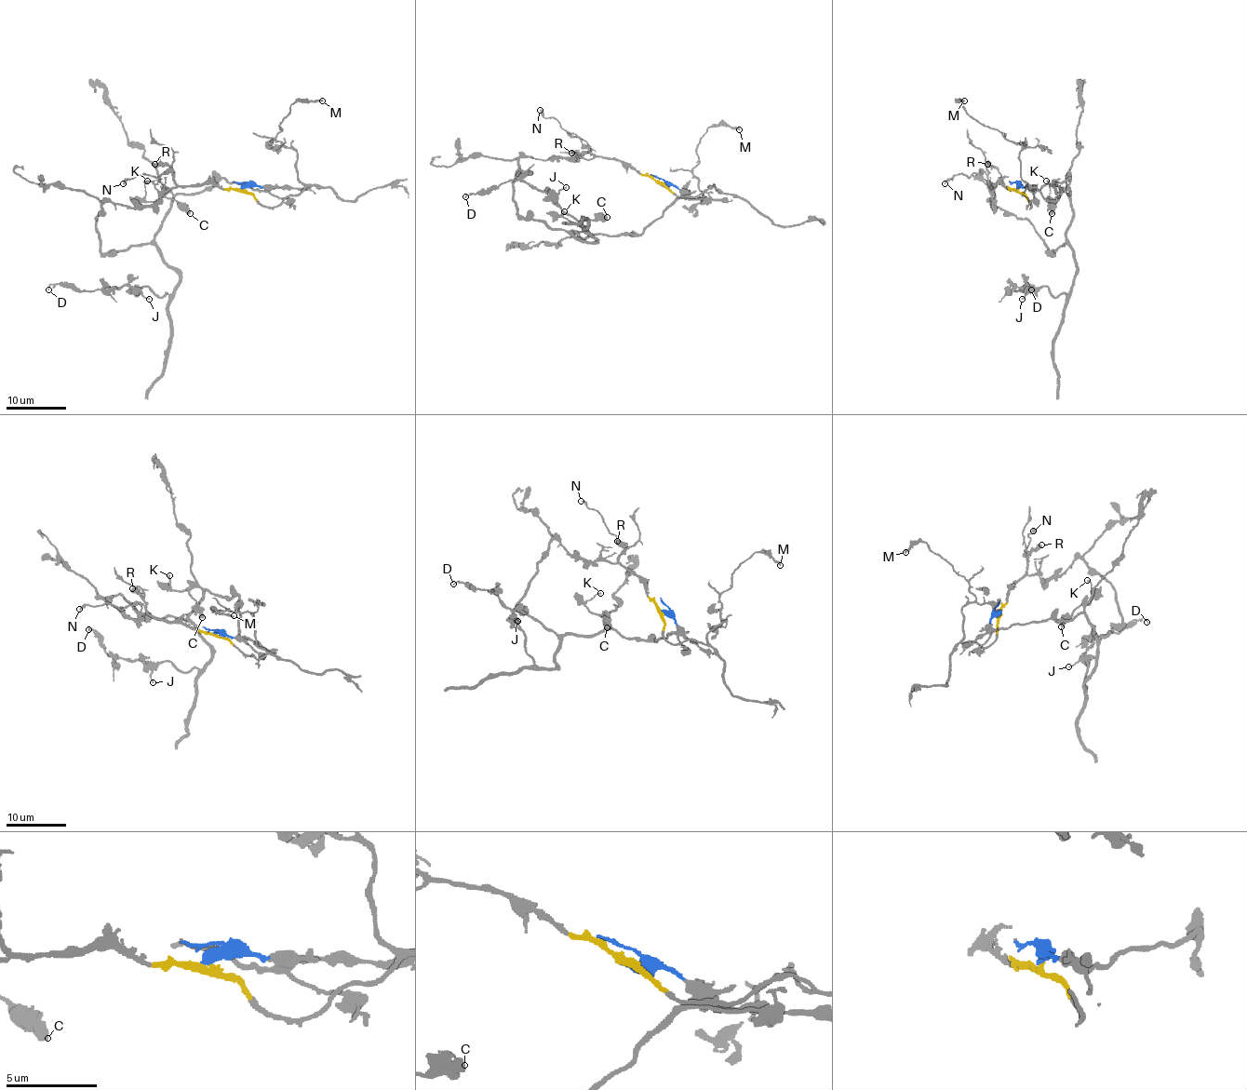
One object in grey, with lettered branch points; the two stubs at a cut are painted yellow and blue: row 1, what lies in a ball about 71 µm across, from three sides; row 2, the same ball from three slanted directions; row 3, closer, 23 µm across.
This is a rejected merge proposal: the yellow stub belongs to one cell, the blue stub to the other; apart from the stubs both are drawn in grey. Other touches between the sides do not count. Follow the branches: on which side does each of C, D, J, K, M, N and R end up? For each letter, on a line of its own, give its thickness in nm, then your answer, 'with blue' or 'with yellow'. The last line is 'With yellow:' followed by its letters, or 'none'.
C: 550 nm thick; with blue
D: 140 nm thick; with blue
J: 140 nm thick; with blue
K: 160 nm thick; with blue
M: 240 nm thick; with yellow
N: 240 nm thick; with yellow
R: 500 nm thick; with yellow
With yellow: M, N, R

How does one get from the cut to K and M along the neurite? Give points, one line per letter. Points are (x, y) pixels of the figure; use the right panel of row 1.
K: (1018, 188), (1040, 189), (1067, 179), (1071, 193), (1064, 193), (1055, 201), (1050, 198), (1047, 181)
M: (1018, 188), (1030, 208), (1021, 177), (1025, 147), (976, 122), (964, 100)

